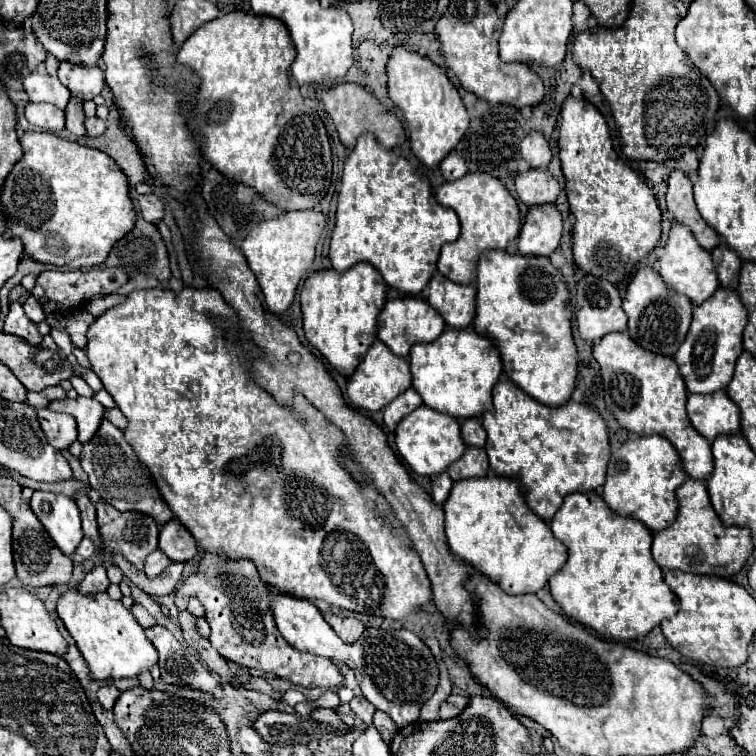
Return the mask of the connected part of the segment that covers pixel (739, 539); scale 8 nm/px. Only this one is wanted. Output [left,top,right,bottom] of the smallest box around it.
[652,479,752,579]

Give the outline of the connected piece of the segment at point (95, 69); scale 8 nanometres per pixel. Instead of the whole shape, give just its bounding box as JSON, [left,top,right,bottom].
[58,61,104,101]

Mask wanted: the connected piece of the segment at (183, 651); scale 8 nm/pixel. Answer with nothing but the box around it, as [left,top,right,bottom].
[146,625,222,697]

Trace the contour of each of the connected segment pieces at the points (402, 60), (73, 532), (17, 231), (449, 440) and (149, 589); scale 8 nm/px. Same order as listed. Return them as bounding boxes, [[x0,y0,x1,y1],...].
[[386,47,470,167],[30,491,84,555],[2,133,136,267],[396,405,466,475],[112,555,184,597]]

